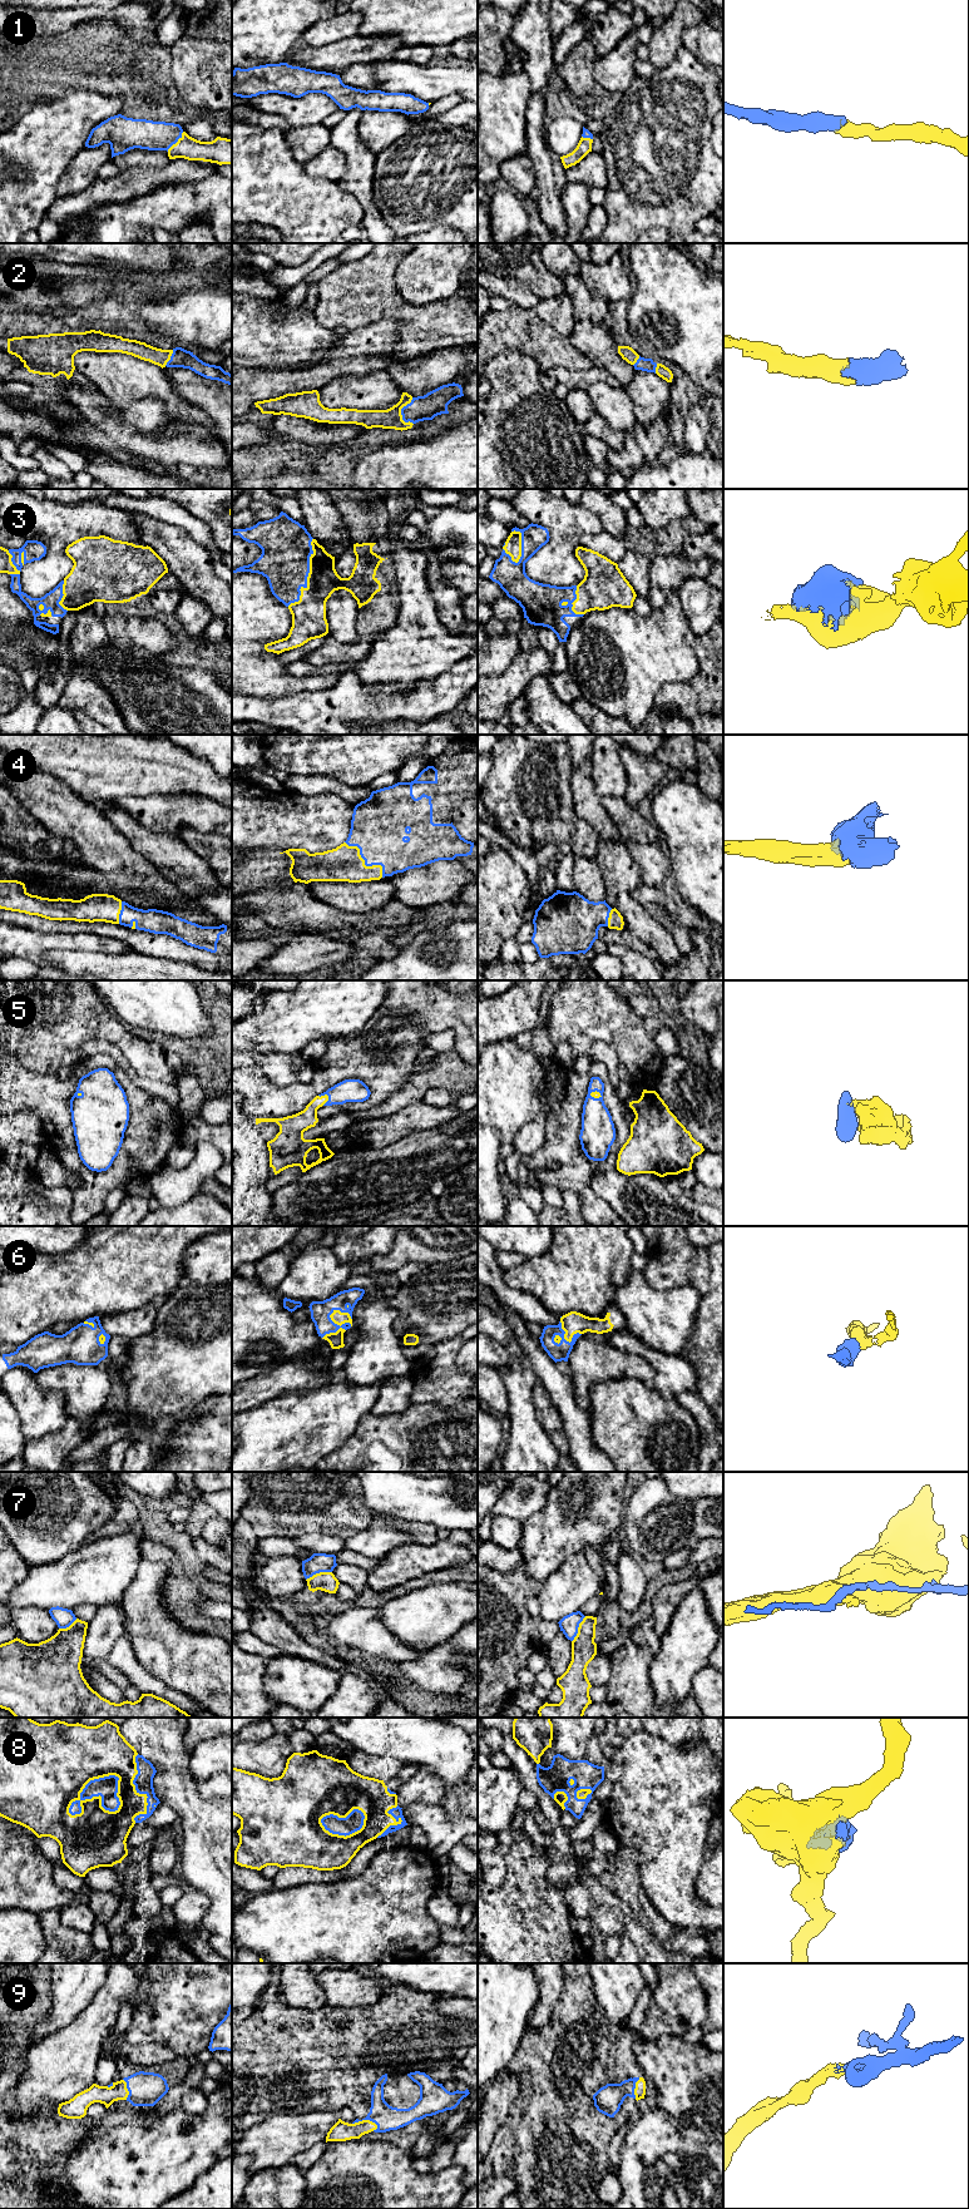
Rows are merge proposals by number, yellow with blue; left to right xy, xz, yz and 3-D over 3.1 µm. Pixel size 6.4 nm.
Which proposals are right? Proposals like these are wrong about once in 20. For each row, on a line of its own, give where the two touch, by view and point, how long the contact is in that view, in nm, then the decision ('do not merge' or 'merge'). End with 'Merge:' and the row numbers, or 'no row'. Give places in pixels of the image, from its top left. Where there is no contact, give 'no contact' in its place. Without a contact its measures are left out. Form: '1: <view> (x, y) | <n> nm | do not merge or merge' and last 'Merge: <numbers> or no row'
1: xy (177, 142) | 170 nm | merge
2: xz (400, 413) | 180 nm | merge
3: xz (309, 576) | 460 nm | merge
4: xz (364, 863) | 340 nm | merge
5: xz (327, 1100) | 80 nm | merge
6: xz (332, 1320) | 240 nm | merge
7: xz (320, 1572) | 180 nm | do not merge
8: xy (88, 1782) | 400 nm | merge
9: xz (366, 2120) | 170 nm | merge
Merge: 1, 2, 3, 4, 5, 6, 8, 9

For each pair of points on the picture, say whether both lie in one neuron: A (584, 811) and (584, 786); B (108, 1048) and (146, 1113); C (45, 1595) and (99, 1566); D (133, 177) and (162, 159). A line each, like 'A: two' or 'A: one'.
A: one
B: two
C: one
D: two

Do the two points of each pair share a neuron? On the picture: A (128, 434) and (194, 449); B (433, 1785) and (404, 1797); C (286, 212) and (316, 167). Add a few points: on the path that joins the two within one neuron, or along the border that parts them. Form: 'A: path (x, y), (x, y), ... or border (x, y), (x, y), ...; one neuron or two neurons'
A: path (144, 446), (178, 446); one neuron
B: path (425, 1788), (411, 1792); one neuron
C: border (302, 164), (311, 176), (330, 178), (336, 183); two neurons

